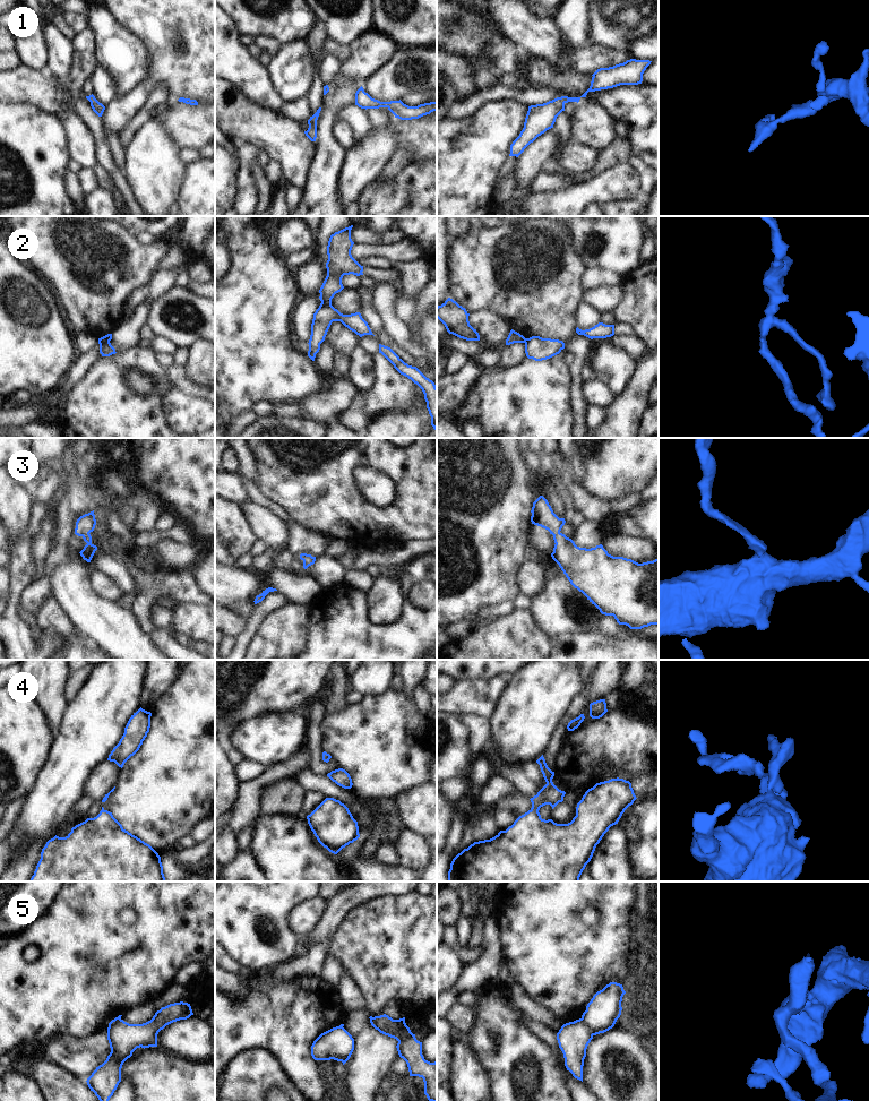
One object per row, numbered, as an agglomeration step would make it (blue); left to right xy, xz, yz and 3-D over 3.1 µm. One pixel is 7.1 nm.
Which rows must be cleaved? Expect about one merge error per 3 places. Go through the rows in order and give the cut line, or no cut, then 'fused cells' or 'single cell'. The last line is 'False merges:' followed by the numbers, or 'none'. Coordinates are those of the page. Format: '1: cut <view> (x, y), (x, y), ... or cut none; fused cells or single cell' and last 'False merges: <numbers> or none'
1: cut none; single cell
2: cut xy (99, 341), (109, 342); fused cells
3: cut none; single cell
4: cut none; single cell
5: cut yz (581, 1018), (593, 1034); fused cells
False merges: 2, 5

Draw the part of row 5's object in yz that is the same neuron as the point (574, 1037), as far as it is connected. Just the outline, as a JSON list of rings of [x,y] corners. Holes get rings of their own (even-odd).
[[[582,1018],[563,1024],[557,1033],[567,1070],[582,1082],[586,1049],[592,1039],[593,1032]]]

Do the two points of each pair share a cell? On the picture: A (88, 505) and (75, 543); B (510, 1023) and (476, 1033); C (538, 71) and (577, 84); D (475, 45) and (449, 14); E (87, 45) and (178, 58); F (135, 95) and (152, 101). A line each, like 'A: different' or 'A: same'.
A: different
B: same
C: same
D: same
E: different
F: different

